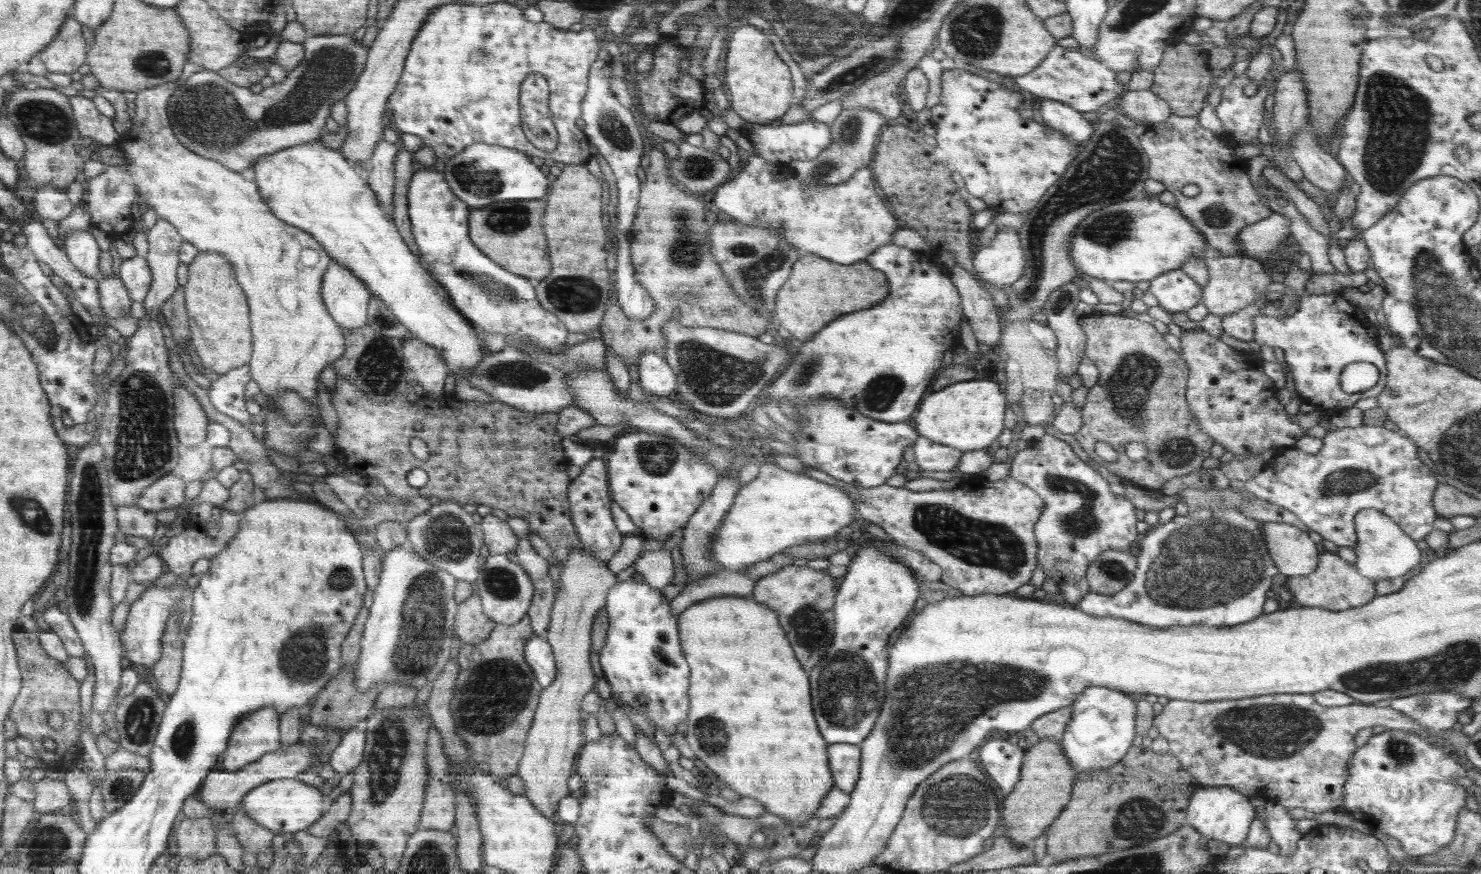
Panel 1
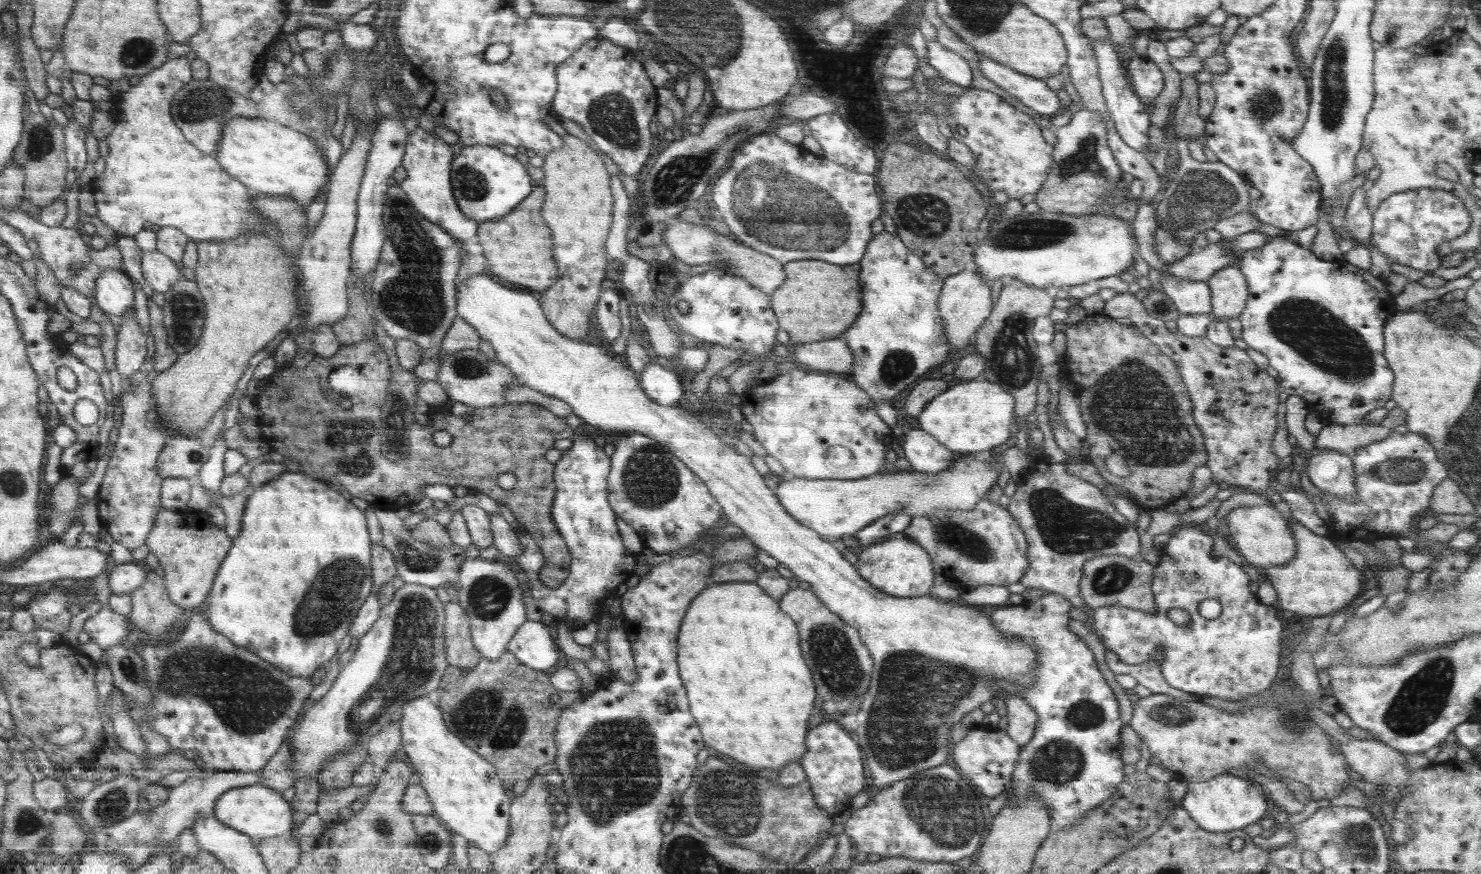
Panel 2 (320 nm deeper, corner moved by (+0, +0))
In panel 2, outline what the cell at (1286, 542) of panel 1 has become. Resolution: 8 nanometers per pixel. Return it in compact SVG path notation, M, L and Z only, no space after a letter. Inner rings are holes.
M1272 504L1257 506L1239 506L1232 509L1226 517L1228 525L1227 539L1239 554L1246 558L1247 564L1260 567L1276 566L1288 562L1296 554L1296 541L1286 519Z

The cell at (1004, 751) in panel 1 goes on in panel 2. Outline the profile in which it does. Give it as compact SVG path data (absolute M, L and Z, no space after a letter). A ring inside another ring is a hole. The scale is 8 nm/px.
M984 727L970 729L950 752L948 760L956 762L954 766L964 779L968 779L973 786L980 788L980 793L992 798L1000 795L1012 780L1013 770L1020 758L1022 746L1008 737L1004 731L986 729Z

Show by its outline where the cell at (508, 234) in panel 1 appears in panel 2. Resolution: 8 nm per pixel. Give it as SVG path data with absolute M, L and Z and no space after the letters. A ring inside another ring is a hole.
M538 183L532 193L522 201L522 210L514 208L514 214L505 214L494 222L484 222L477 228L476 246L486 258L487 271L507 284L543 292L555 285L560 278L552 256L552 234L544 224L541 206L544 202L545 187Z

